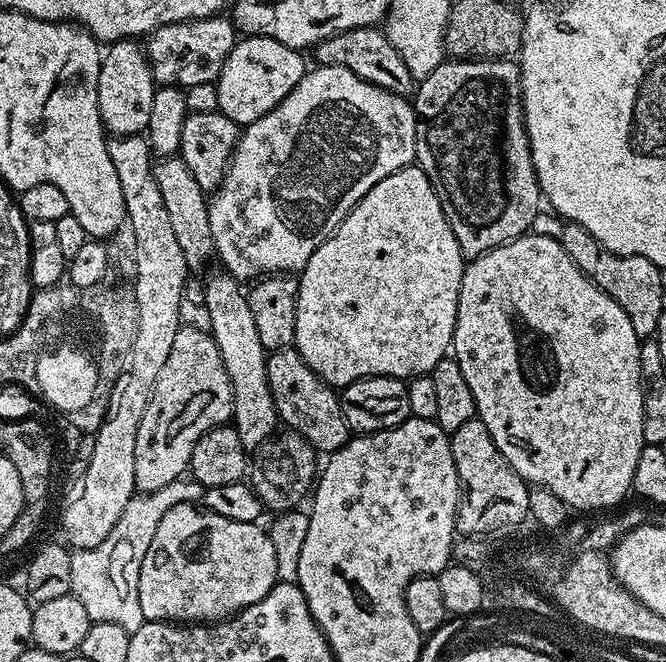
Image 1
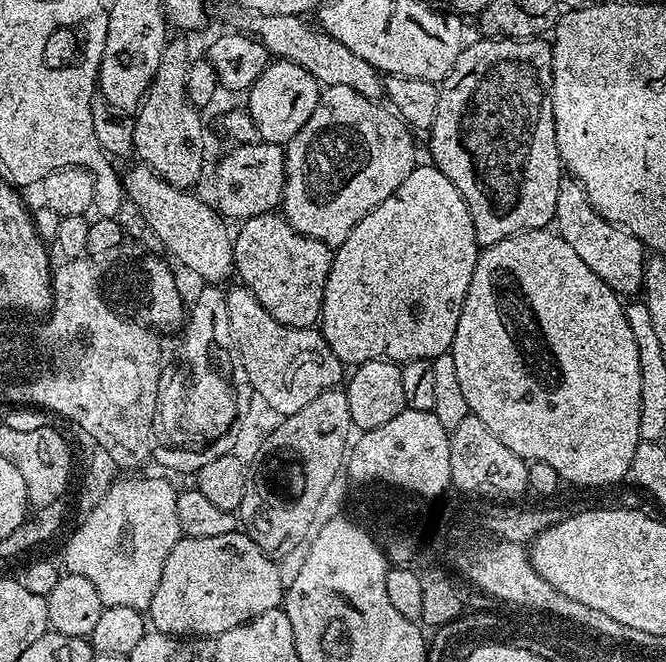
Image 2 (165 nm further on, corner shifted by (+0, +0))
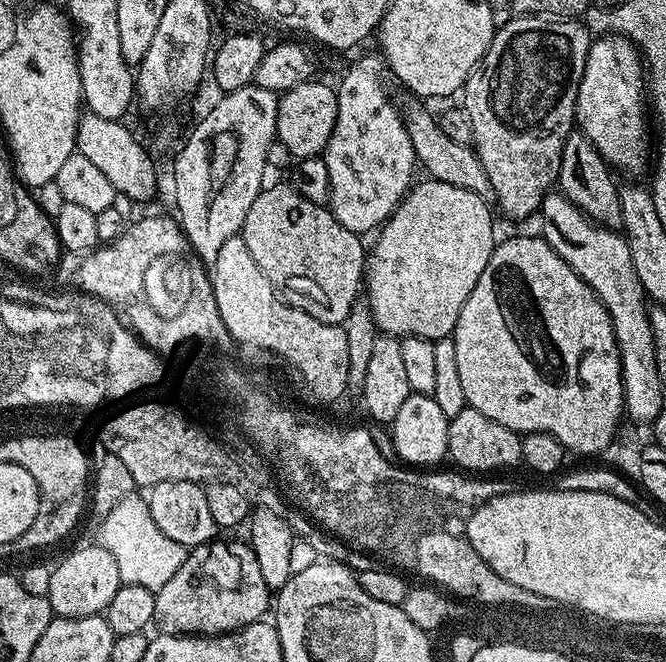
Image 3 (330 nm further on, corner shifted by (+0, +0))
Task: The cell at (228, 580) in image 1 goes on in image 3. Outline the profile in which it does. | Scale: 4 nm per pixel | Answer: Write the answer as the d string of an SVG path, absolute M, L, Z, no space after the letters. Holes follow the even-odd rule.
M213 538L206 544L200 544L191 549L182 562L178 574L166 582L155 592L154 618L152 624L157 633L165 636L222 636L229 632L239 632L248 624L257 623L264 611L270 608L270 590L262 579L262 569L258 566L258 558L254 558L251 543L238 544L234 540Z

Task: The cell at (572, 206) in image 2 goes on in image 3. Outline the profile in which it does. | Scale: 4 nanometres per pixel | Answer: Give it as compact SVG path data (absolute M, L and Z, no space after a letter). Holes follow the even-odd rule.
M573 130L566 138L566 146L562 150L562 166L560 167L559 191L565 198L574 202L578 210L585 212L596 224L613 230L623 229L622 206L620 205L620 190L618 180L615 180L613 169L604 161L602 154L586 138L586 134Z

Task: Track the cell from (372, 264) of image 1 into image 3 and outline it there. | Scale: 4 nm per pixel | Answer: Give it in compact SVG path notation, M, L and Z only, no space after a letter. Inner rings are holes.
M424 178L421 184L420 181L413 183L408 190L408 195L393 210L392 217L379 229L375 237L377 240L370 244L370 251L366 256L363 287L366 289L366 296L368 292L366 302L372 311L377 329L381 333L397 338L417 336L435 342L455 332L458 314L462 314L462 306L466 306L466 298L470 298L470 290L474 290L478 278L482 278L482 270L486 270L486 262L490 262L490 254L498 243L498 235L496 236L495 230L492 229L492 212L488 209L488 203L485 197L474 194L470 190L462 190L462 186L450 186L450 182L438 182L431 178Z

